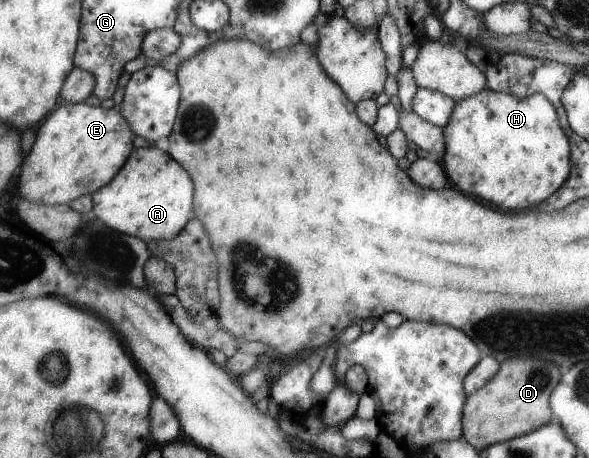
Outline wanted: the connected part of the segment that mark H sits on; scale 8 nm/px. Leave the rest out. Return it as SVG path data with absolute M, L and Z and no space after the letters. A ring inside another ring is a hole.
M487 87L455 102L450 123L443 127L446 153L441 164L450 184L462 193L498 205L504 211L530 209L550 197L571 173L571 140L559 121L555 105L544 94L517 98Z

